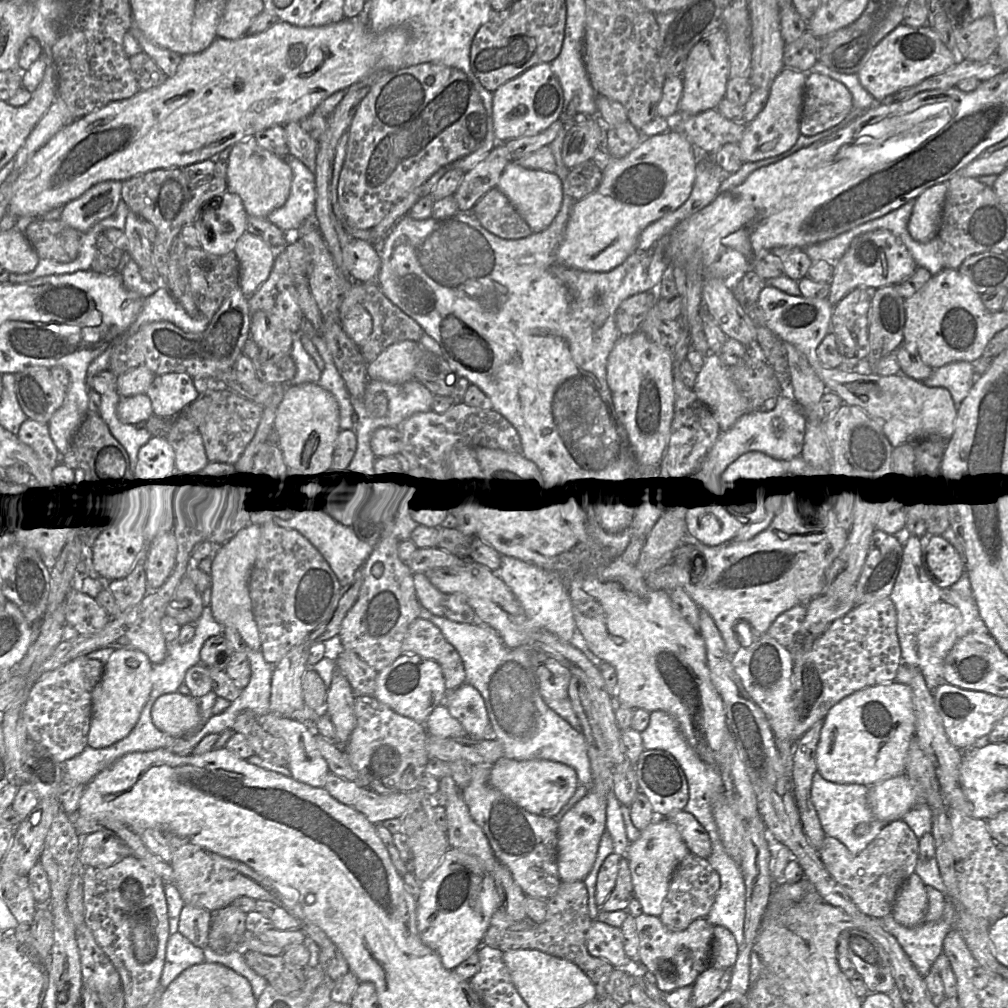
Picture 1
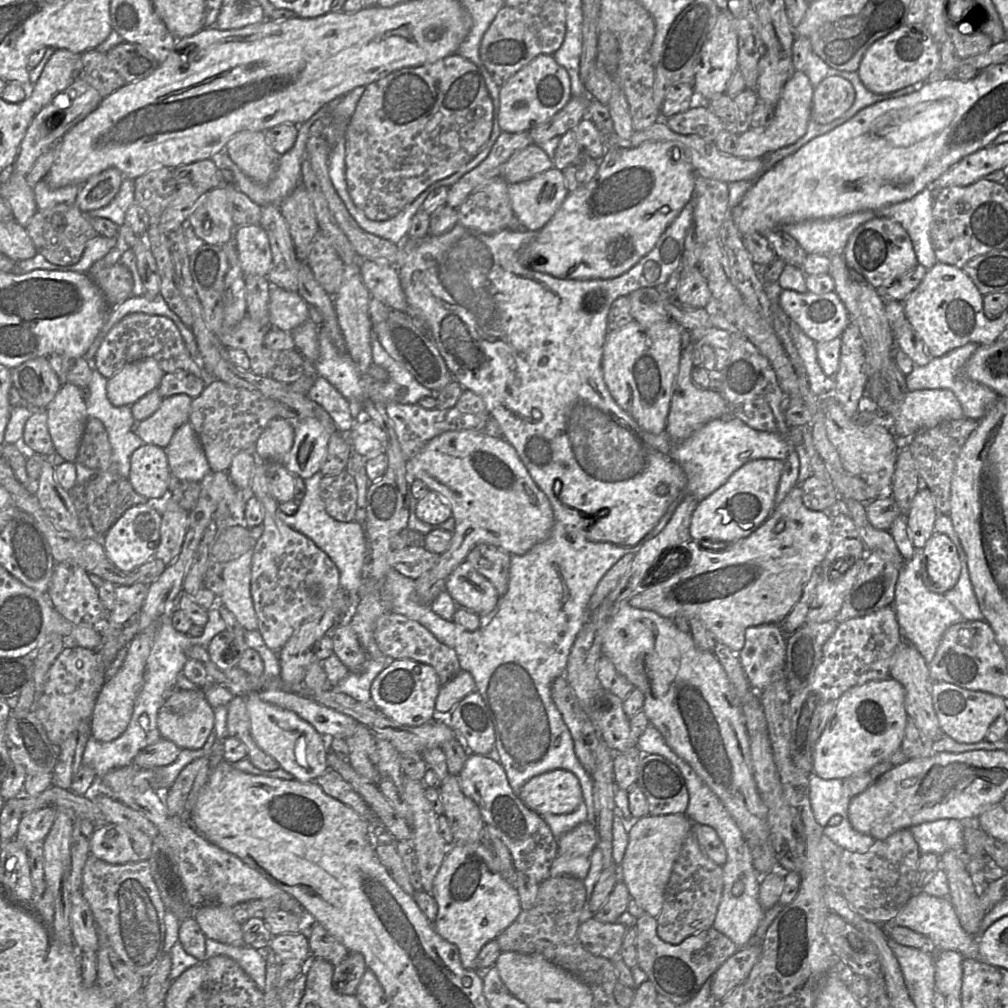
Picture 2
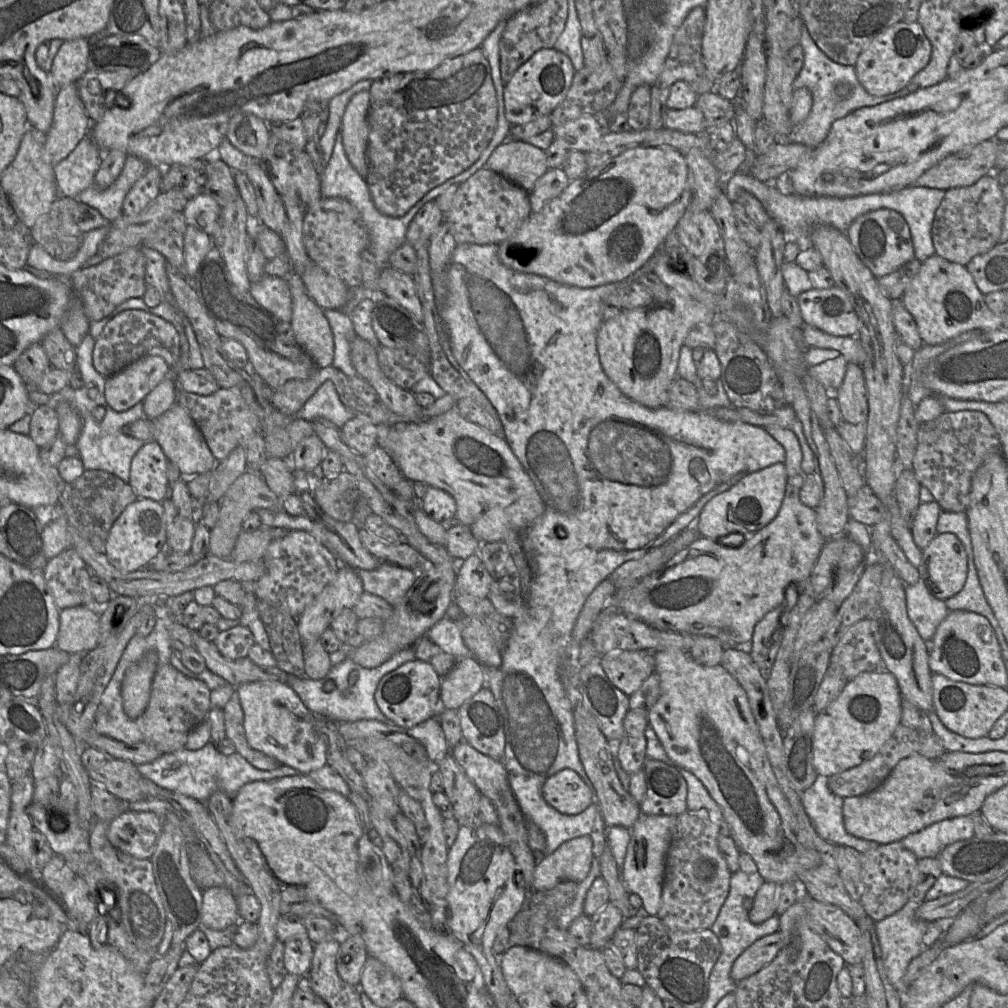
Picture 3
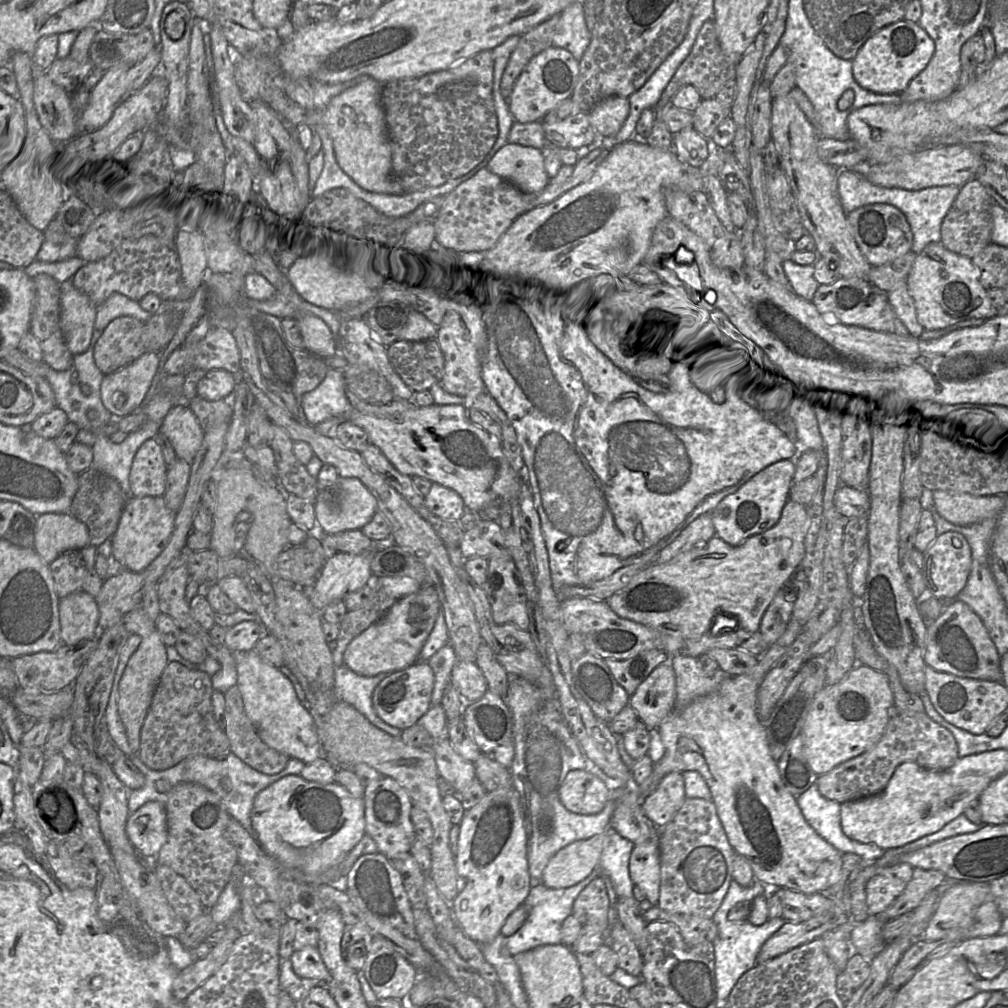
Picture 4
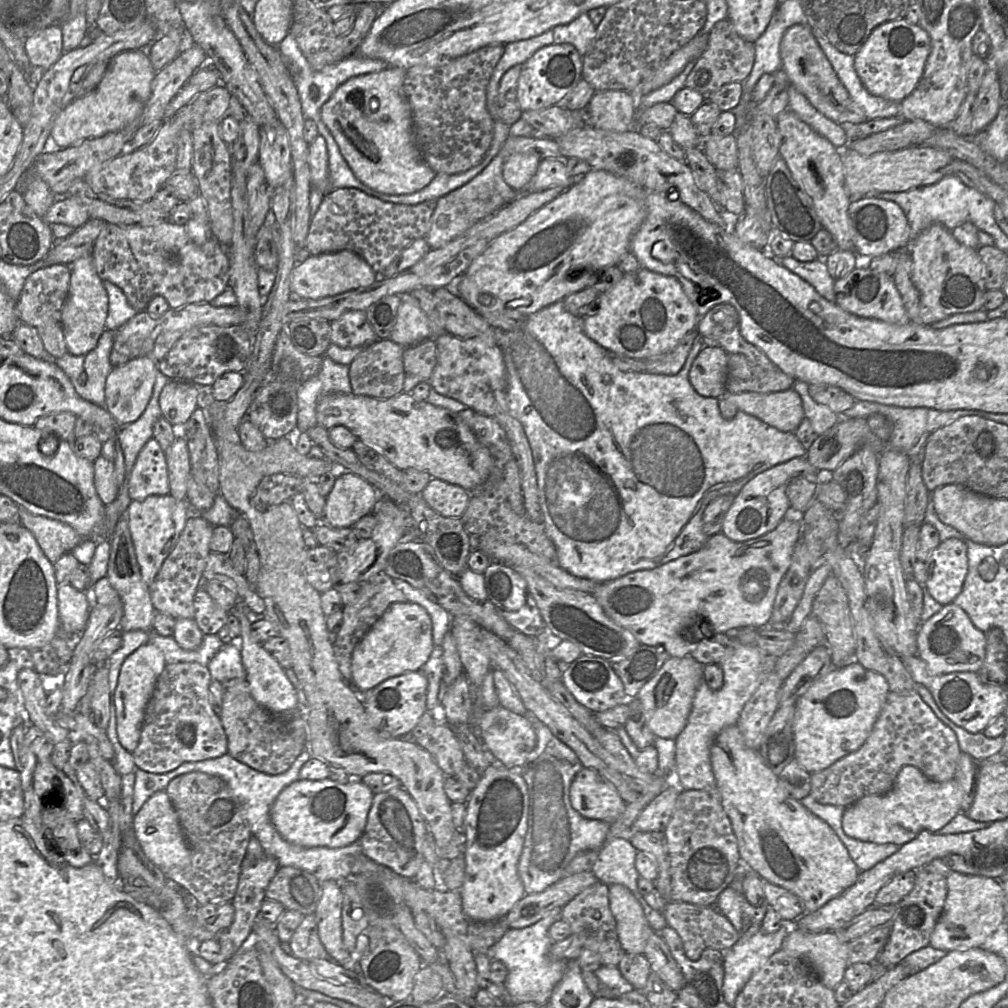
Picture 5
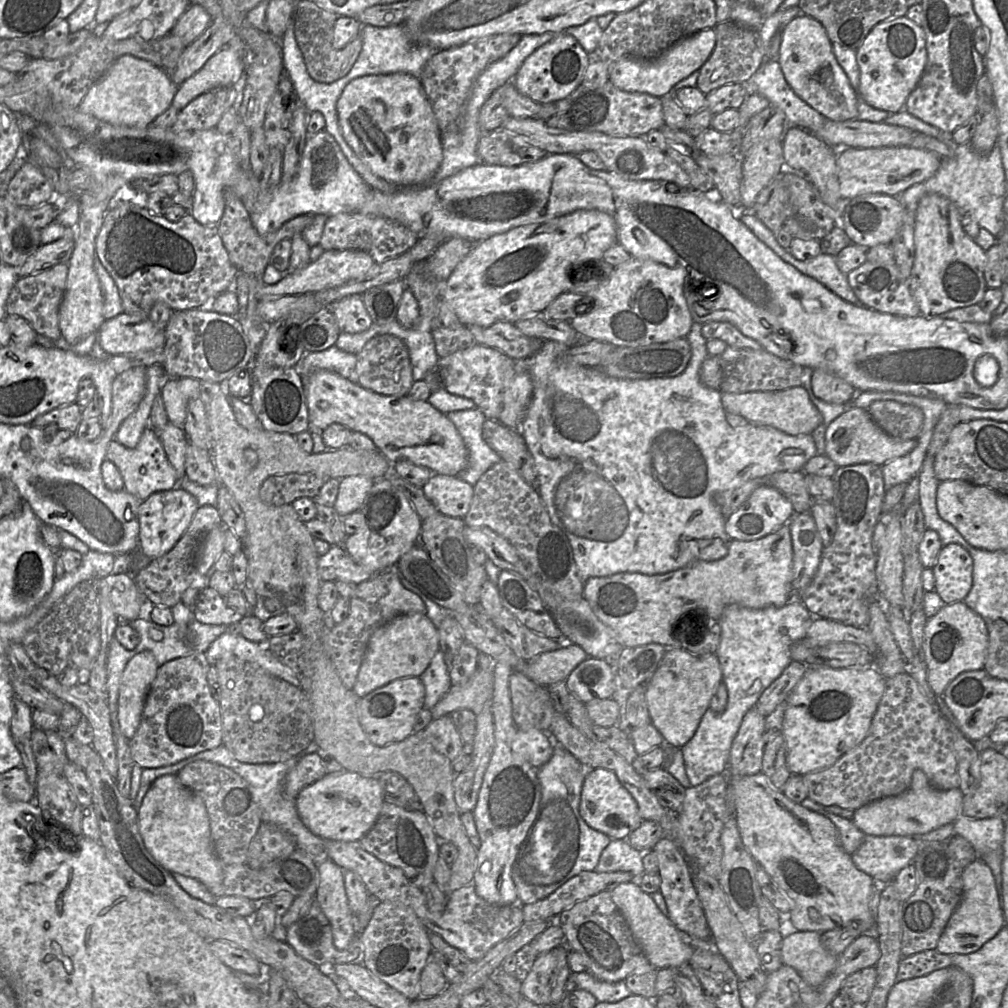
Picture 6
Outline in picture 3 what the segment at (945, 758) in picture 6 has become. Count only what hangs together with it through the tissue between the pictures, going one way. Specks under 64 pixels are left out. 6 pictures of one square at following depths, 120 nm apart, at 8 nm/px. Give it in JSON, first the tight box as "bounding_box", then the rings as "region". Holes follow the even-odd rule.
{"bounding_box":[828,724,948,799],"region":[[[900,724],[889,741],[875,756],[856,767],[829,777],[828,787],[833,794],[843,799],[861,796],[874,791],[882,785],[898,762],[904,758],[923,756],[929,759],[936,759],[945,752],[948,751],[945,750],[941,740],[933,732],[923,732]]]}

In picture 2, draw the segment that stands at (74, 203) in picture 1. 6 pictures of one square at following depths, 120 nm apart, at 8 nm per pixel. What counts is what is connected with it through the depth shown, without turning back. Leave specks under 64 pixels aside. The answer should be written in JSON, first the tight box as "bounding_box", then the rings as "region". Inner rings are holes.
{"bounding_box":[75,168,123,214],"region":[[[108,168],[81,185],[75,204],[84,214],[107,206],[117,195],[123,182],[122,172]]]}

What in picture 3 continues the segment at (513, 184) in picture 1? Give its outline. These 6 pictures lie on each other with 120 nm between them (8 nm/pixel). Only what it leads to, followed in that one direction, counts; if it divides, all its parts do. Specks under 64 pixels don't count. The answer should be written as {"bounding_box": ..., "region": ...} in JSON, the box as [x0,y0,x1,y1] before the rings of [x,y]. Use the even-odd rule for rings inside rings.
{"bounding_box":[529,168,569,213],"region":[[[563,168],[549,169],[529,192],[532,213],[541,211],[546,203],[559,196],[569,185],[569,181]]]}

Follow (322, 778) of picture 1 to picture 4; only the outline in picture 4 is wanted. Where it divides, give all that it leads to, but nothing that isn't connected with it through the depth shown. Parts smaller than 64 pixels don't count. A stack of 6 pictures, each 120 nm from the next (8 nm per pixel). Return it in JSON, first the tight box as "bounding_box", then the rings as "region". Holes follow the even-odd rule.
{"bounding_box":[233,649,322,764],"region":[[[253,649],[233,653],[236,654],[237,687],[243,699],[244,709],[261,740],[270,748],[305,764],[321,757],[322,747],[313,718],[299,702],[290,680],[280,669],[261,659]]]}

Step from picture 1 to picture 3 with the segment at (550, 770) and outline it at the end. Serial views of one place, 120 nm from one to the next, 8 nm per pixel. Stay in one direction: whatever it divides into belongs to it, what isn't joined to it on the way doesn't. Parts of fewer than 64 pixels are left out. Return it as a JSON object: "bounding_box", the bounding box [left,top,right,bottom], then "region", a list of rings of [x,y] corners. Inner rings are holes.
{"bounding_box":[542,769,595,815],"region":[[[563,769],[546,780],[542,787],[545,801],[560,813],[577,815],[595,802],[595,794],[577,772]]]}

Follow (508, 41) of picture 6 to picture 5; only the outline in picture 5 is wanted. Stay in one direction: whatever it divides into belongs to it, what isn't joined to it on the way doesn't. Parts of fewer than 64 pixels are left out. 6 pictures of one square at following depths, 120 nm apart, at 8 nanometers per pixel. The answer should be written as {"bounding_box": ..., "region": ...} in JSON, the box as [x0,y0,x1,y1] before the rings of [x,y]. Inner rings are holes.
{"bounding_box":[403,43,504,174],"region":[[[493,43],[481,47],[475,51],[472,51],[468,54],[456,57],[447,63],[436,66],[415,66],[408,70],[406,70],[406,77],[403,83],[403,92],[408,100],[411,111],[412,111],[412,121],[413,121],[413,140],[417,148],[419,149],[424,161],[438,174],[457,174],[465,172],[475,166],[477,166],[485,157],[487,151],[490,148],[492,139],[493,139],[493,131],[494,131],[494,121],[487,109],[487,98],[486,98],[486,90],[488,83],[490,81],[490,77],[496,67],[498,61],[500,60],[502,54],[504,52],[504,44],[501,43]]]}

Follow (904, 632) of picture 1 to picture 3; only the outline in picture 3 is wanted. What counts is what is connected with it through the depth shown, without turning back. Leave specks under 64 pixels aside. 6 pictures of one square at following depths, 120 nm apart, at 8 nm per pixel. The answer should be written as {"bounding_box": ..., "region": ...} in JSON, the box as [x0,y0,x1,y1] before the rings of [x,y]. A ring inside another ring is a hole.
{"bounding_box":[905,580,950,642],"region":[[[923,580],[905,586],[907,614],[921,638],[930,642],[938,625],[946,618],[950,610],[945,601],[932,596]]]}

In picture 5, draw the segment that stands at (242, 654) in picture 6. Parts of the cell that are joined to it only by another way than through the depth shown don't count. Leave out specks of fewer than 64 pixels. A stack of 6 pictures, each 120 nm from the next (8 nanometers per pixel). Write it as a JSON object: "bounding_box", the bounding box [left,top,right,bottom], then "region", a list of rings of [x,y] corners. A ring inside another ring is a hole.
{"bounding_box":[208,643,246,683],"region":[[[239,643],[223,645],[208,664],[211,678],[223,683],[234,678],[246,679]]]}

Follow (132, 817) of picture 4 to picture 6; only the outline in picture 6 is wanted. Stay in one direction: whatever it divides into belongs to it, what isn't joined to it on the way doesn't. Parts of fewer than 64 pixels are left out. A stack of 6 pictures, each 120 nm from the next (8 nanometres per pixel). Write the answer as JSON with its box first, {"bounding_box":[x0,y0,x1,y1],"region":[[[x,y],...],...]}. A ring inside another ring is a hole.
{"bounding_box":[138,774,223,888],"region":[[[177,774],[163,775],[153,782],[138,809],[138,826],[145,847],[167,871],[195,878],[207,888],[222,883],[223,869],[213,849],[205,804],[180,783]]]}

